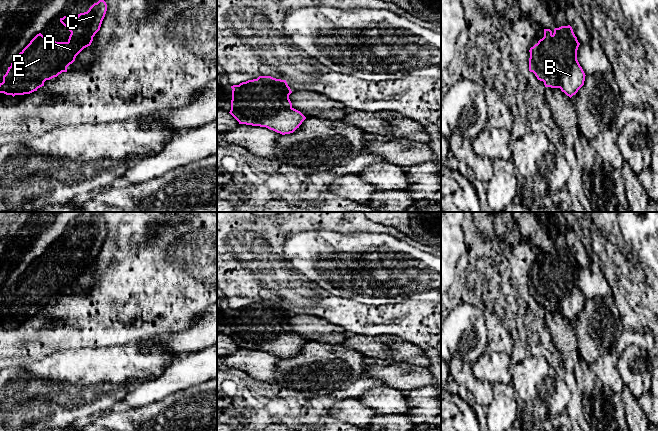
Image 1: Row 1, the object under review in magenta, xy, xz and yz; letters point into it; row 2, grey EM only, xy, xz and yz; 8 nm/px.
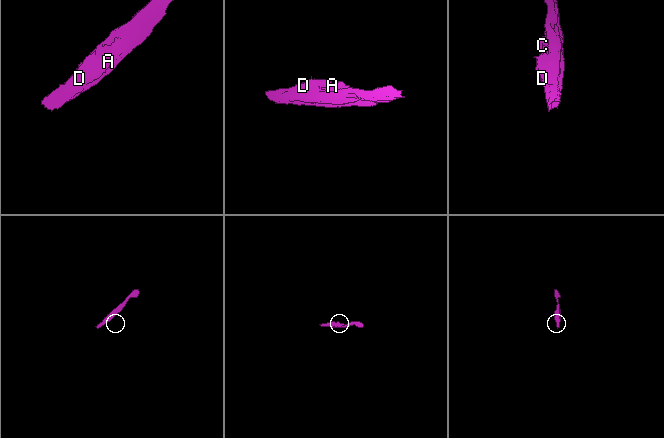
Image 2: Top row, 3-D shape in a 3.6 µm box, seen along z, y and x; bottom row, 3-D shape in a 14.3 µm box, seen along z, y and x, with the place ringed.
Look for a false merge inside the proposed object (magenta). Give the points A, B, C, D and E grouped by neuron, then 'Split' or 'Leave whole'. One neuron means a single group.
Groups: A B C D E. Leave whole

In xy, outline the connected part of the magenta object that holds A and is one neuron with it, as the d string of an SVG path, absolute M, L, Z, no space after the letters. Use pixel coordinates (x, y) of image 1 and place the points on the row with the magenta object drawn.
M104 0L94 3L87 12L80 13L76 18L64 16L60 22L71 32L67 42L47 40L41 33L37 34L30 43L13 59L0 83L0 93L6 95L24 95L37 91L44 86L46 80L67 72L67 67L75 61L76 56L86 47L90 46L93 37L100 30L107 11Z

